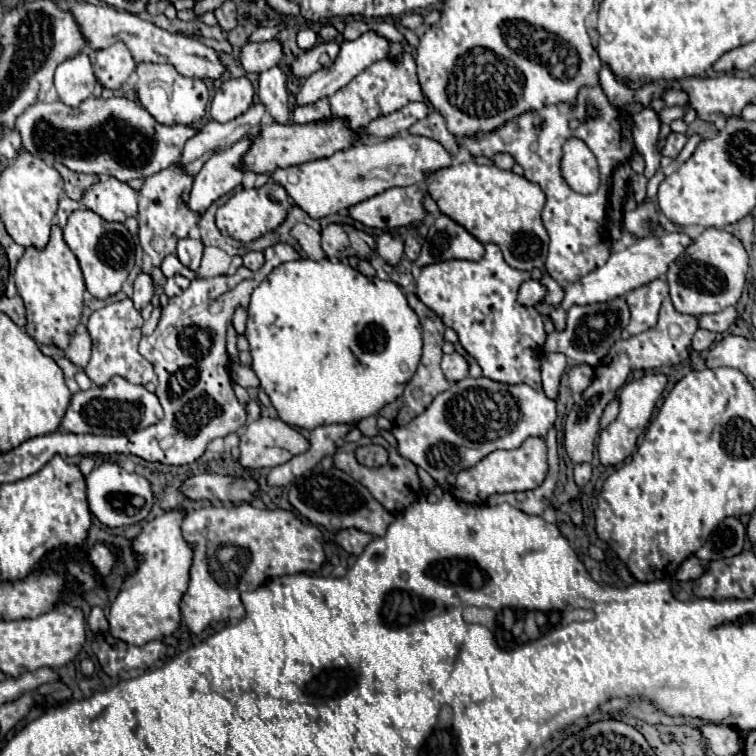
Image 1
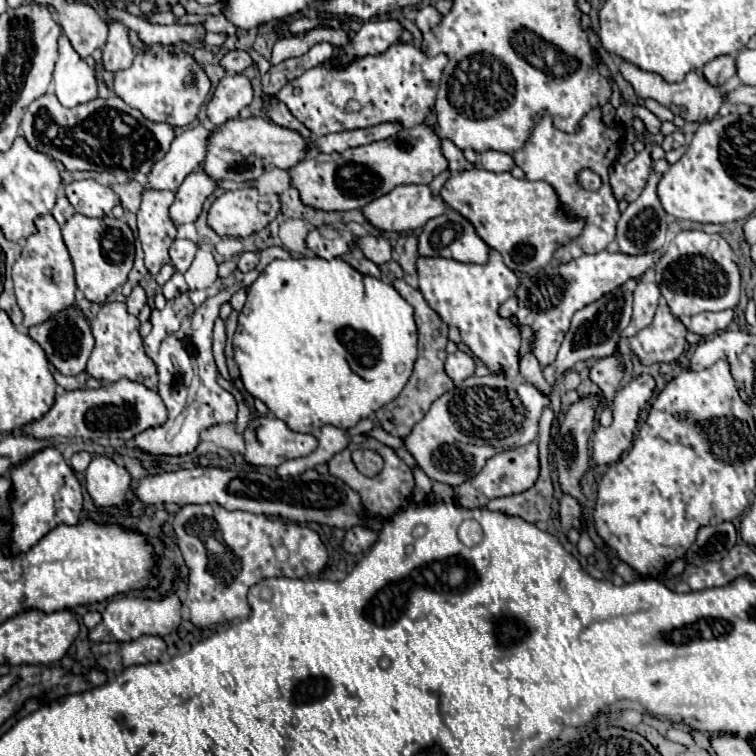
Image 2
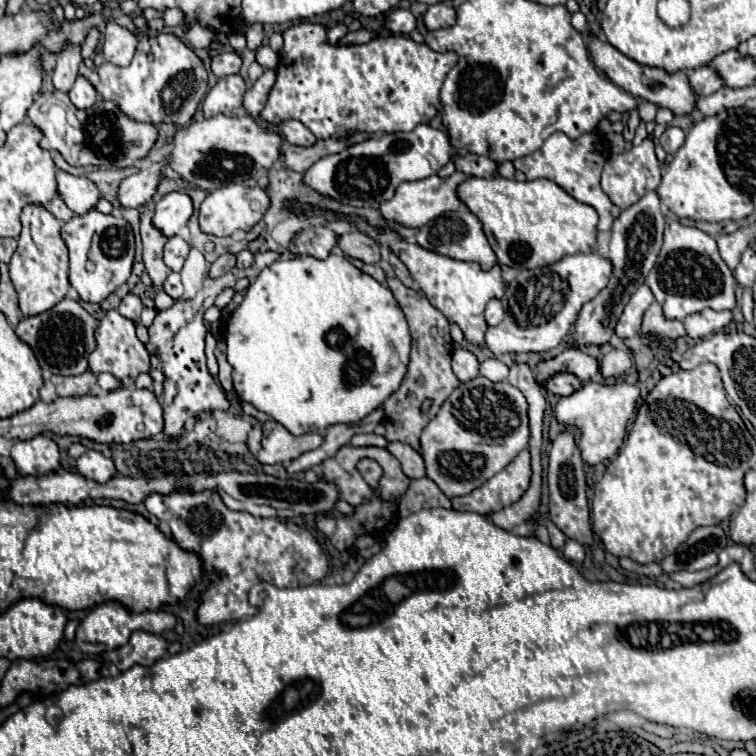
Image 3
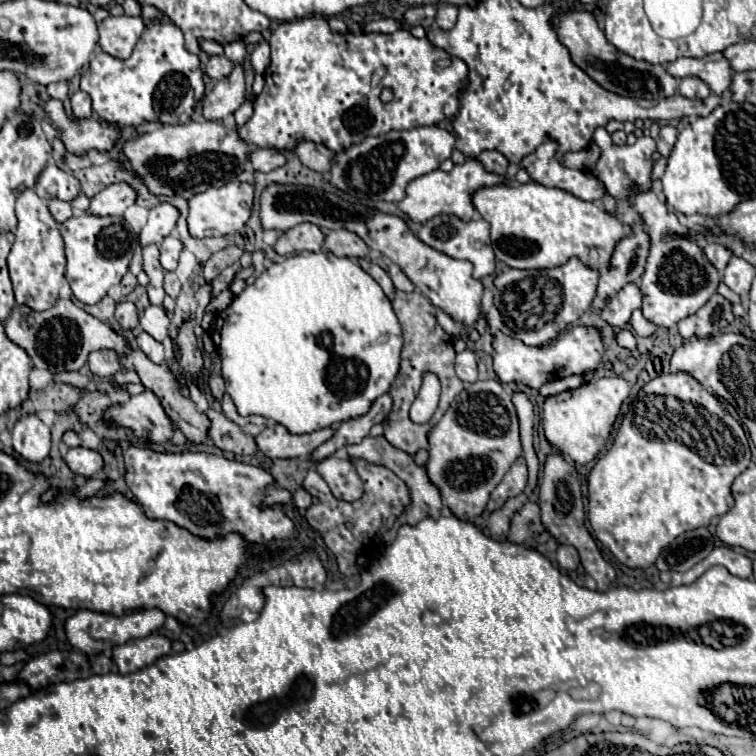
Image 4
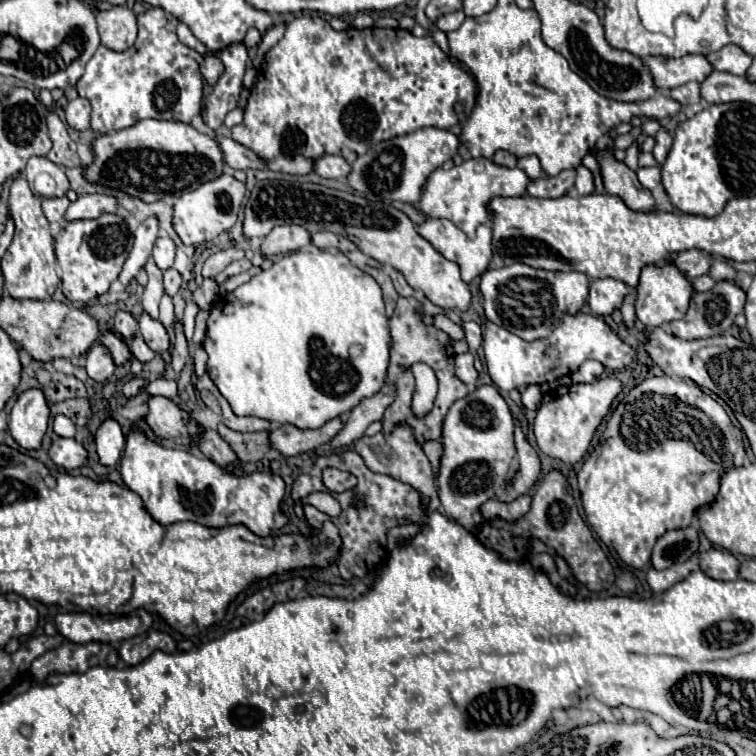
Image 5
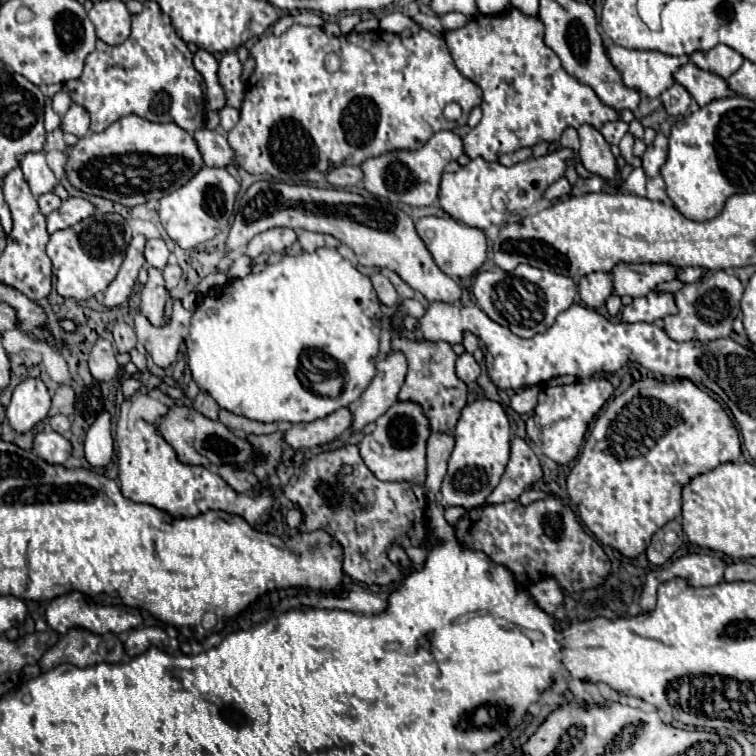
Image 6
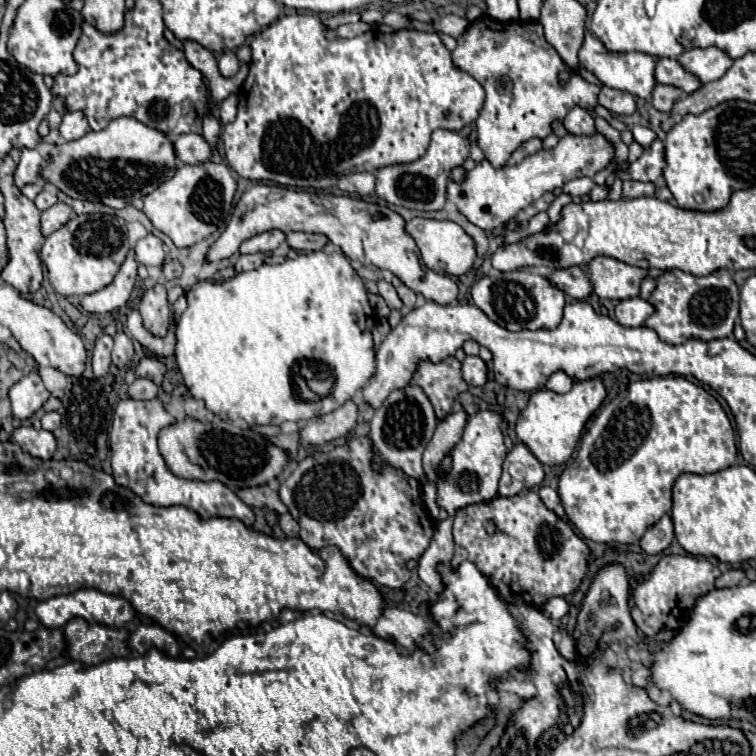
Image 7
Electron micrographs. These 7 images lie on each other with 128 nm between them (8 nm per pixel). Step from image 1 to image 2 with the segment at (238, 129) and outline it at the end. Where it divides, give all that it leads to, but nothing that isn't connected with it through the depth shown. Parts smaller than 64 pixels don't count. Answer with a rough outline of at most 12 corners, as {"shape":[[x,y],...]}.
{"shape":[[198,124],[176,136],[154,164],[146,188],[180,188],[204,162],[208,132]]}

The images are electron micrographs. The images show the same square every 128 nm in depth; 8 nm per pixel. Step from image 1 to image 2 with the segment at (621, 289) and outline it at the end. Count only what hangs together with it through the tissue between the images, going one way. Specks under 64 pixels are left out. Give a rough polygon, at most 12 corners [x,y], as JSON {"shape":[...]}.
{"shape":[[660,252],[584,254],[522,280],[518,326],[556,360],[576,310],[642,278]]}

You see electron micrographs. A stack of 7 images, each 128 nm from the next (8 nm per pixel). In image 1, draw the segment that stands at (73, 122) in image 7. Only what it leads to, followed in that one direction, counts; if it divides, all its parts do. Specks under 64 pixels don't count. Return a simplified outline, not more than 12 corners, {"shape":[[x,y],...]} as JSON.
{"shape":[[88,54],[62,62],[54,86],[66,106],[90,98],[96,78]]}

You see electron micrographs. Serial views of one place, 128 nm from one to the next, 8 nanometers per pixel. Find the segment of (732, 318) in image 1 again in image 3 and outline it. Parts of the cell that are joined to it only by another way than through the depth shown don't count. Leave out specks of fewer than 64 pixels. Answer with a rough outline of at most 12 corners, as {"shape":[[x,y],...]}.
{"shape":[[710,308],[684,320],[688,336],[700,340],[732,320],[730,310]]}

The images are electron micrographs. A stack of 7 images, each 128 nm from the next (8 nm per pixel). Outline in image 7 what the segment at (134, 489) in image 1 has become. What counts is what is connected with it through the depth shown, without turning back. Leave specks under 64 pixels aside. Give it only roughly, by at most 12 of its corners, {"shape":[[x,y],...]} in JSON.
{"shape":[[32,426],[14,430],[12,442],[40,460],[58,448],[52,432]]}

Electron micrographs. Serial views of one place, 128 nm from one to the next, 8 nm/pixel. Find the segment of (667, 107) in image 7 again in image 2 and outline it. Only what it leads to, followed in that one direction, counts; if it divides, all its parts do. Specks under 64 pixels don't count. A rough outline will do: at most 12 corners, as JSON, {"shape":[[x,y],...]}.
{"shape":[[718,56],[702,68],[710,84],[724,84],[736,74],[734,56]]}

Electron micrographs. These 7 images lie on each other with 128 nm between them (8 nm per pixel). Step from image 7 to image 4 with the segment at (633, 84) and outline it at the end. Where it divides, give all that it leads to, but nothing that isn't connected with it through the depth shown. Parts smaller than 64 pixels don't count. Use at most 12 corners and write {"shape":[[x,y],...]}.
{"shape":[[722,52],[666,64],[676,78],[696,76],[726,94],[732,66]]}

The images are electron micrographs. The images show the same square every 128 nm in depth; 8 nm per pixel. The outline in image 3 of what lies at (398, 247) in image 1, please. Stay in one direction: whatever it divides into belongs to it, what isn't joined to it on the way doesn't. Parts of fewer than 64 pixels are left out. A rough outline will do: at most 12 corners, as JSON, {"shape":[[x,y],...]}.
{"shape":[[364,232],[342,234],[338,248],[366,264],[380,262],[380,244]]}

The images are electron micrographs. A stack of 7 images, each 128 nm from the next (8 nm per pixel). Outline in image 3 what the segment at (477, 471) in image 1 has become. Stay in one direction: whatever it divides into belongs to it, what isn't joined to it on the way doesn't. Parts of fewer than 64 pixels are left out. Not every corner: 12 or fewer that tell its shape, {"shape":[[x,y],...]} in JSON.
{"shape":[[524,450],[500,474],[452,498],[452,508],[486,516],[528,490]]}

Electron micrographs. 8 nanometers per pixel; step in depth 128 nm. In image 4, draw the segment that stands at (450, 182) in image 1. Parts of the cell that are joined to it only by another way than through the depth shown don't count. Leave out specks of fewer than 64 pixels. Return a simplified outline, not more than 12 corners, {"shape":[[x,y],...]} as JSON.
{"shape":[[528,184],[478,188],[496,258],[608,264],[630,234],[594,202]]}

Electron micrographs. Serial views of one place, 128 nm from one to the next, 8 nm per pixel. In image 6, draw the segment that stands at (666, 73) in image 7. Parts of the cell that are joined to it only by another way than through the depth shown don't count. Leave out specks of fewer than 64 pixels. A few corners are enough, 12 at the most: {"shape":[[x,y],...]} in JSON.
{"shape":[[692,62],[674,74],[700,106],[736,96],[722,76]]}

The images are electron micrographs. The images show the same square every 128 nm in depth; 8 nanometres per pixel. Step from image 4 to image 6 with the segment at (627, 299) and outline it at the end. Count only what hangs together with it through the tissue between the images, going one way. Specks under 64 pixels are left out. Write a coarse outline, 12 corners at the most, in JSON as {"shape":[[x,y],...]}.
{"shape":[[592,272],[578,282],[580,298],[600,308],[612,296],[612,276]]}

